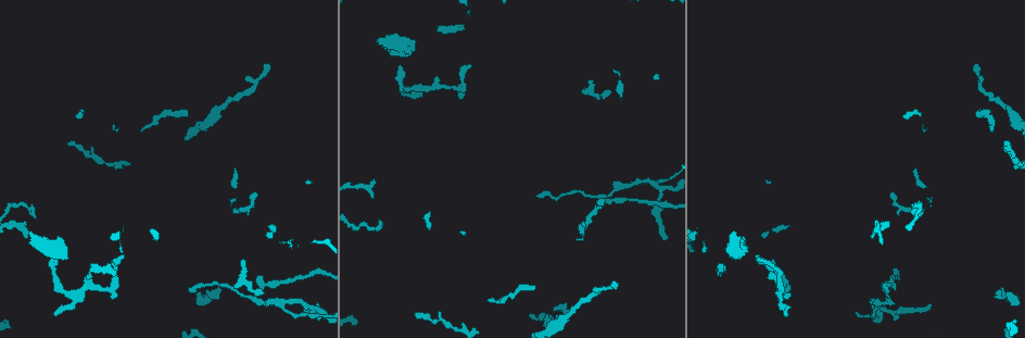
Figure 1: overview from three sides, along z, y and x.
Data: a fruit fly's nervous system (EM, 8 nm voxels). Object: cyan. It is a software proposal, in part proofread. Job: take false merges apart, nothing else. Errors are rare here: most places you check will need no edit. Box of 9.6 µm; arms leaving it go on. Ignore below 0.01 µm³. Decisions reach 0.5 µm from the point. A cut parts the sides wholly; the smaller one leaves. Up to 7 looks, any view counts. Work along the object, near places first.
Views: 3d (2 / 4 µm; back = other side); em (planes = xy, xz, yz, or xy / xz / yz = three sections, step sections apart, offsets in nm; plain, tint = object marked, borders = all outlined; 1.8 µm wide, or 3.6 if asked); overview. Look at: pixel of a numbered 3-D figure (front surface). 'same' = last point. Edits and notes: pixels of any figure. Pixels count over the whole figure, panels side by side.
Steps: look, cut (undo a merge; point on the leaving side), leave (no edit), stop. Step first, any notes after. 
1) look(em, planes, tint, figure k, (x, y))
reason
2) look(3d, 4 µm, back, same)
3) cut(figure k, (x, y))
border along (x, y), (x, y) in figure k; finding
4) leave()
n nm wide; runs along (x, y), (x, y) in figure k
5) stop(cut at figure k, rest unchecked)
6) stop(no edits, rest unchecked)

look(3d, 2 µm, figure 1, (112, 285))
abrupt turn

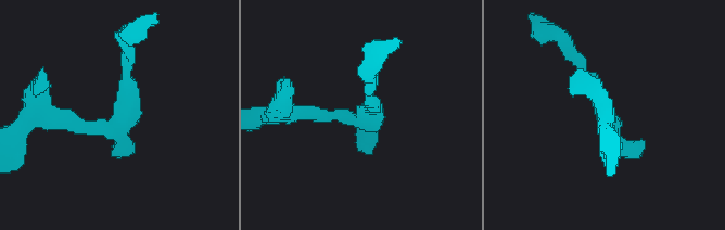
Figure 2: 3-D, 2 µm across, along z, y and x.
look(em, planes, tint, figure 2, (115, 116))

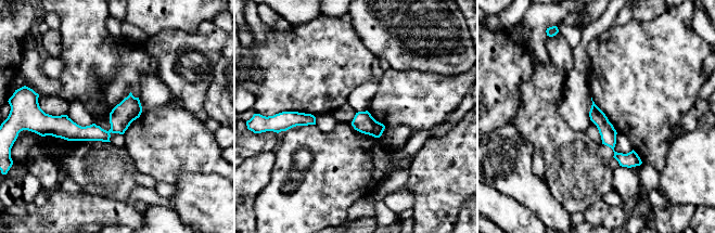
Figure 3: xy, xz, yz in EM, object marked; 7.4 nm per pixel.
leave()
runs along (139, 108), (109, 133), (48, 126) in figure 3; one neuron here

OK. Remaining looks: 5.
look(3d, 2 µm, figure 1, (39, 242))
sudden change in width

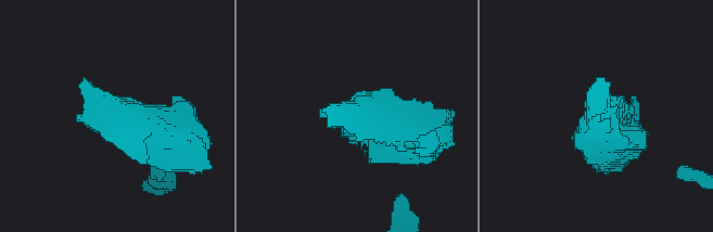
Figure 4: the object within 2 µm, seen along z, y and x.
look(em, planes, tint, figure 4, (117, 122))

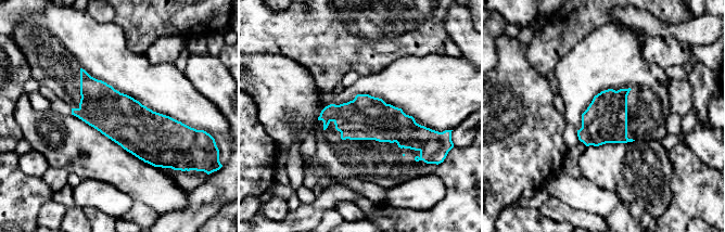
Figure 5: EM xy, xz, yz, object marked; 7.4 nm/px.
leave()
continuous, no second neuron

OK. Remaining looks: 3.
look(3d, 4 µm, figure 1, (218, 106))
sudden change in width

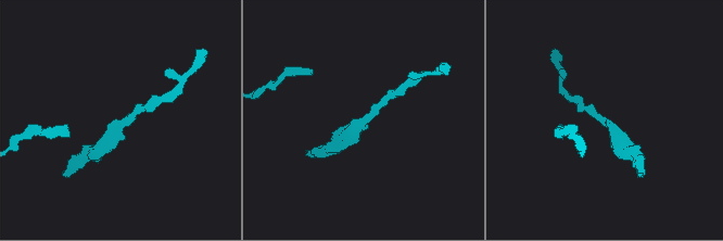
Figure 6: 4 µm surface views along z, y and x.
look(em, planes, plain, figure 6, (119, 122))
now the EM

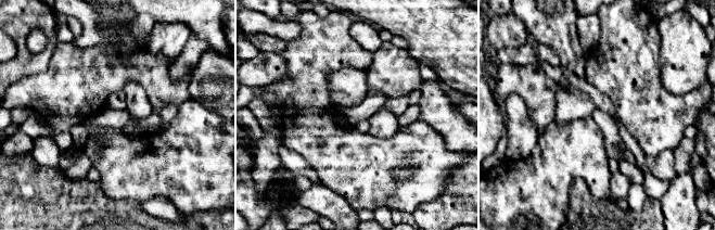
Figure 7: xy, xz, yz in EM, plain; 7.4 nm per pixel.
look(em, planes, tint, same)

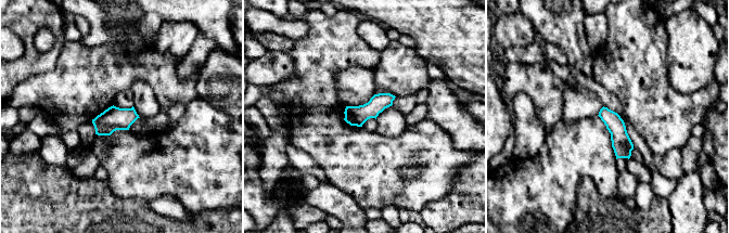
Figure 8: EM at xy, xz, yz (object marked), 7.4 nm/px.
leave()
continuous, no second neuron

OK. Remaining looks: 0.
stop(no edits, rest unchecked)

